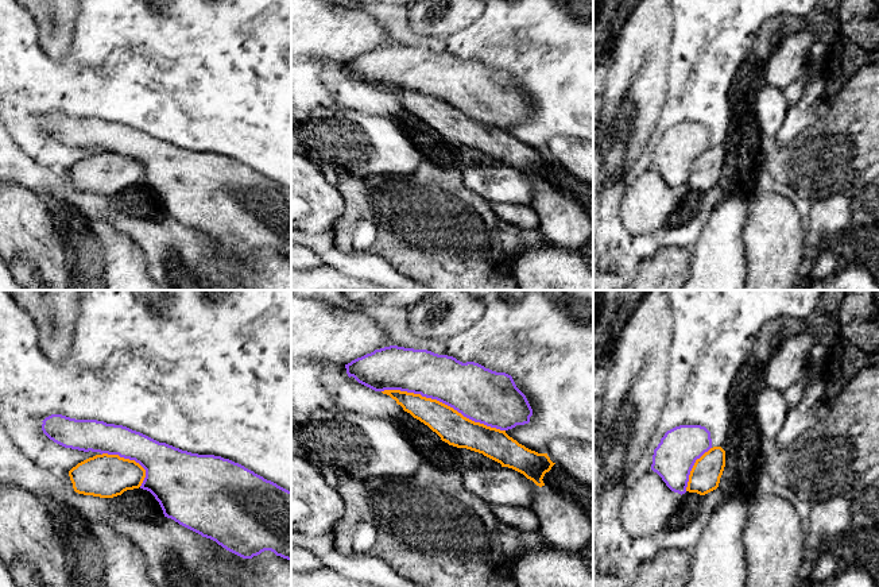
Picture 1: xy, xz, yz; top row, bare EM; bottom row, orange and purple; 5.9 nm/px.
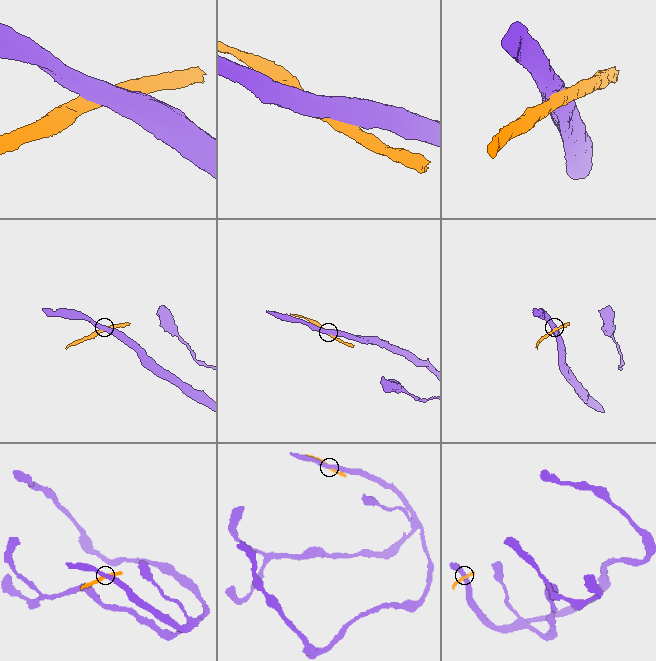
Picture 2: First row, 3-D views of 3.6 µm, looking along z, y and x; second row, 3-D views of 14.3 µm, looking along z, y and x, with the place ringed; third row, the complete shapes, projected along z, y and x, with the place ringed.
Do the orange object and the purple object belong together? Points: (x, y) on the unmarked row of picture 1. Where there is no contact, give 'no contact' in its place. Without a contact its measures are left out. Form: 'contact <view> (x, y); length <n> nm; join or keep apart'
contact xz (444, 101); length 750 nm; keep apart

